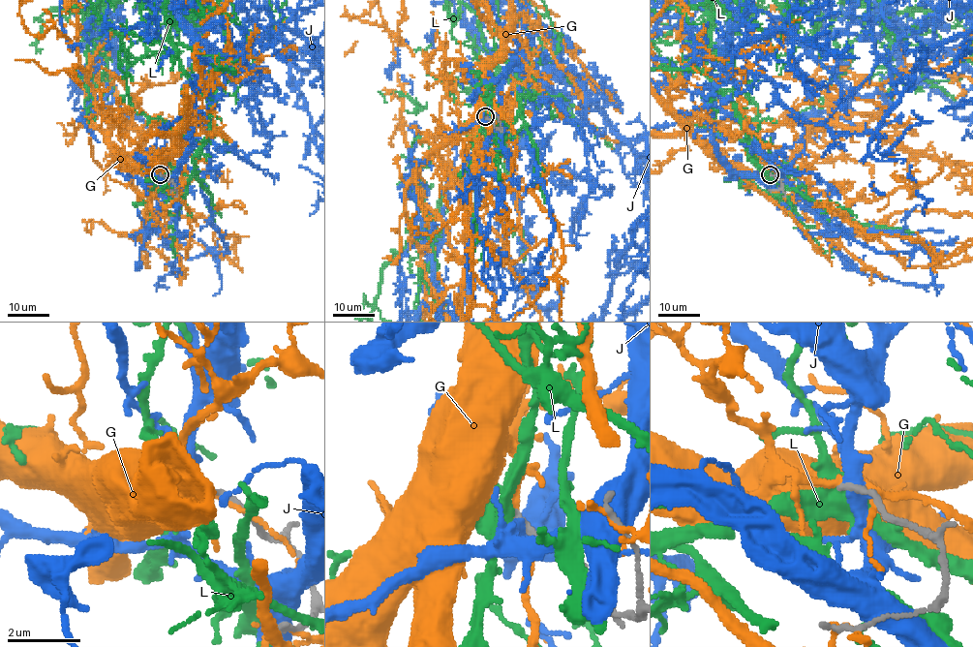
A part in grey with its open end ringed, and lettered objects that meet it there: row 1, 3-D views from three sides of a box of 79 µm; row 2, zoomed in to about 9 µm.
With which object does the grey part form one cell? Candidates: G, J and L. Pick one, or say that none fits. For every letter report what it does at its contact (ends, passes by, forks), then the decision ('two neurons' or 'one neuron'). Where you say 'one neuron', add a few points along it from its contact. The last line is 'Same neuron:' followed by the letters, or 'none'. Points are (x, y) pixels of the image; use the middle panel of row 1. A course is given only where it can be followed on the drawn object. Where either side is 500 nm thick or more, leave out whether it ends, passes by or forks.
G: it passes by; two neurons
J: it passes by; two neurons
L: it forks; two neurons
Same neuron: none

